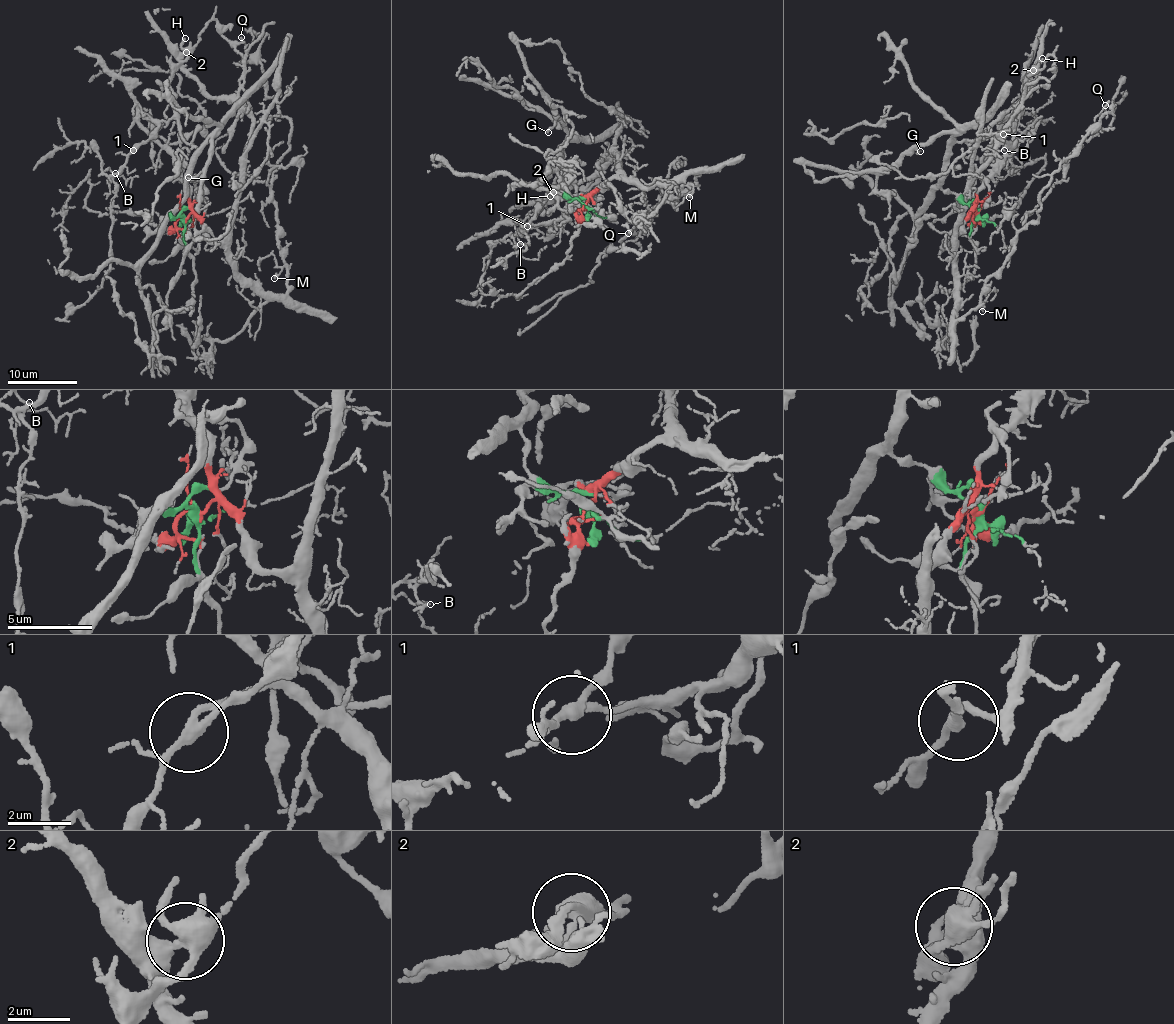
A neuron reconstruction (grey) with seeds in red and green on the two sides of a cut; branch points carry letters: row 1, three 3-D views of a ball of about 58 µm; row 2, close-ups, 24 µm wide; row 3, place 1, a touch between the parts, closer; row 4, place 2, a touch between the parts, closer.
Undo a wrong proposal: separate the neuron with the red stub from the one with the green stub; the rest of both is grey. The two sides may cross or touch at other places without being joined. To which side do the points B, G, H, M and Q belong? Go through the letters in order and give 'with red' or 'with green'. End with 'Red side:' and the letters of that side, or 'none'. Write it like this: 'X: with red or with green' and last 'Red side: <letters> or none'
B: with red
G: with green
H: with green
M: with red
Q: with red
Red side: B, M, Q

